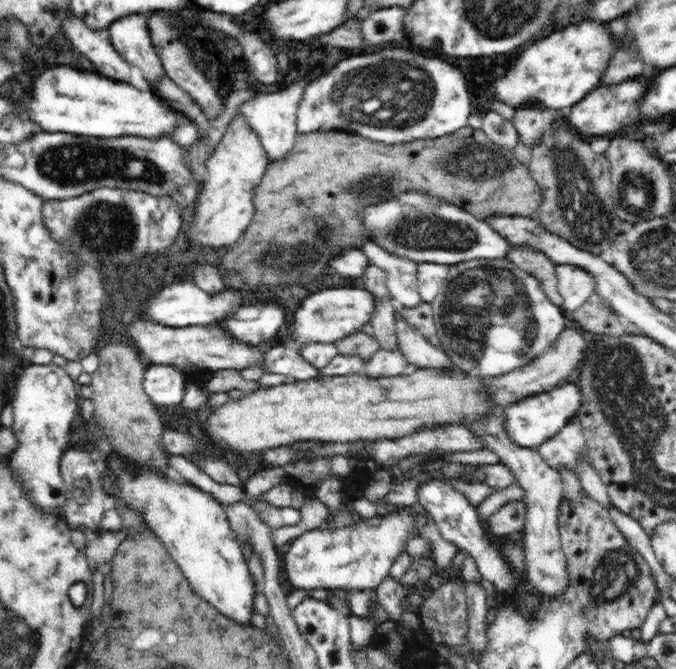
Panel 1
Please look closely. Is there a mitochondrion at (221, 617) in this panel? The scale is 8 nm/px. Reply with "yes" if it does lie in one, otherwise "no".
no

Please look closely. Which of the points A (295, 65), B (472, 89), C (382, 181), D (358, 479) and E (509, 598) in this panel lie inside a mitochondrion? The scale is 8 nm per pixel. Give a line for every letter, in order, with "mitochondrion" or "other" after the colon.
A: other
B: other
C: mitochondrion
D: other
E: other

